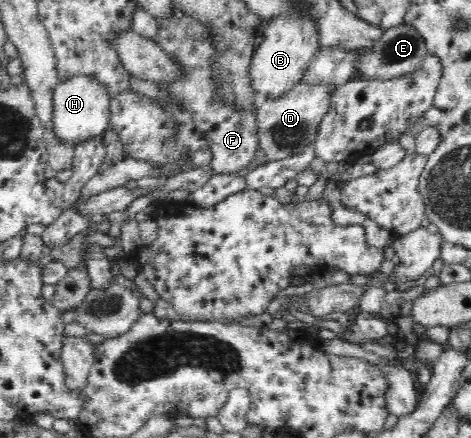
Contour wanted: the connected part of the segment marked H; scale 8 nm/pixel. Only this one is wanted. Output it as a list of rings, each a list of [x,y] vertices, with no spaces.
[[[76,75],[60,83],[53,91],[51,127],[62,145],[75,146],[86,139],[102,135],[109,129],[111,97],[91,76]]]

